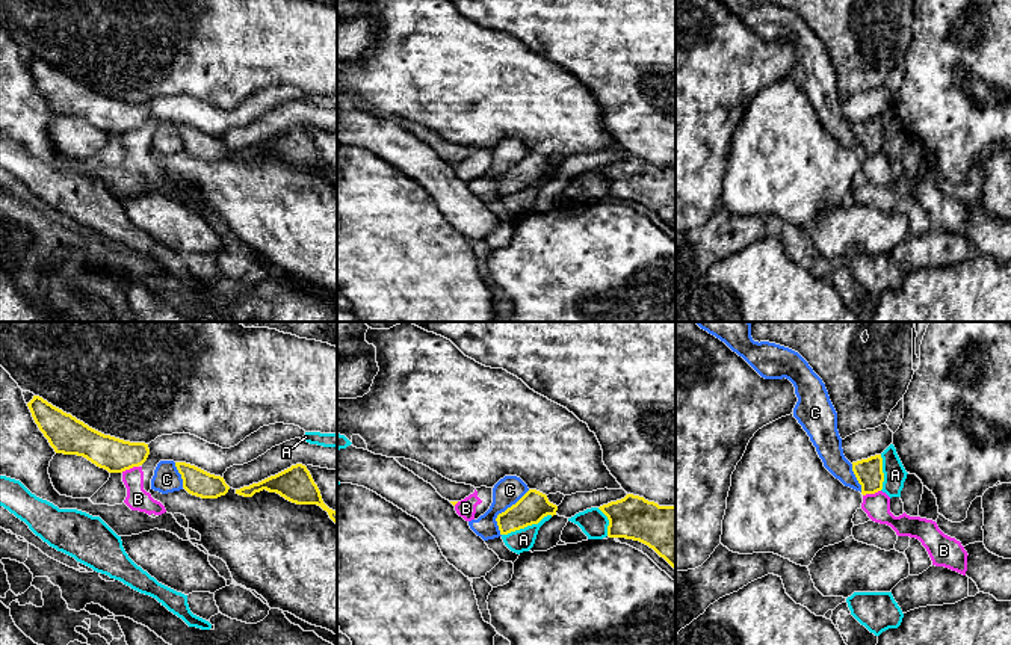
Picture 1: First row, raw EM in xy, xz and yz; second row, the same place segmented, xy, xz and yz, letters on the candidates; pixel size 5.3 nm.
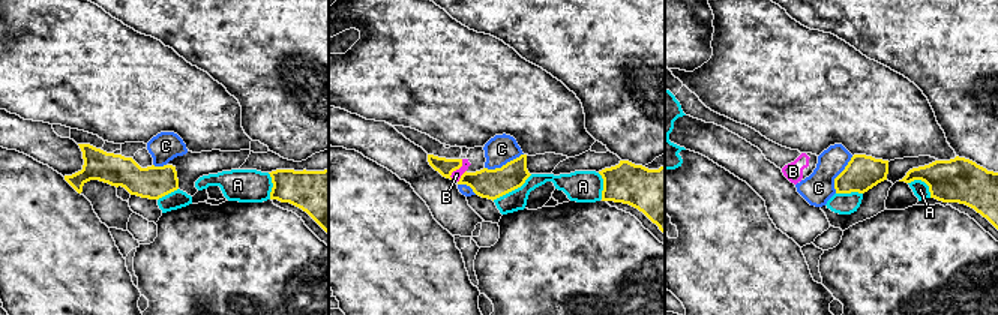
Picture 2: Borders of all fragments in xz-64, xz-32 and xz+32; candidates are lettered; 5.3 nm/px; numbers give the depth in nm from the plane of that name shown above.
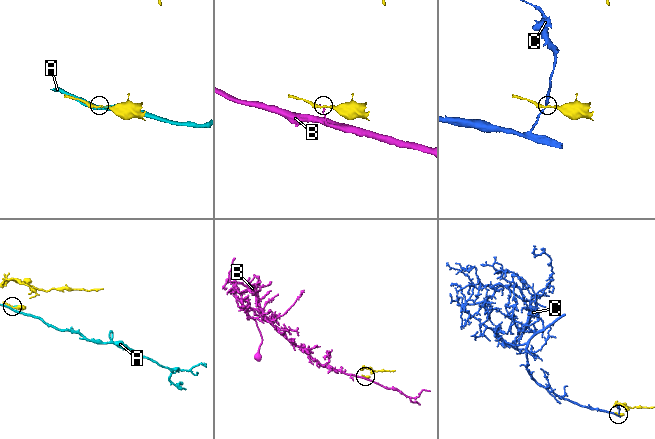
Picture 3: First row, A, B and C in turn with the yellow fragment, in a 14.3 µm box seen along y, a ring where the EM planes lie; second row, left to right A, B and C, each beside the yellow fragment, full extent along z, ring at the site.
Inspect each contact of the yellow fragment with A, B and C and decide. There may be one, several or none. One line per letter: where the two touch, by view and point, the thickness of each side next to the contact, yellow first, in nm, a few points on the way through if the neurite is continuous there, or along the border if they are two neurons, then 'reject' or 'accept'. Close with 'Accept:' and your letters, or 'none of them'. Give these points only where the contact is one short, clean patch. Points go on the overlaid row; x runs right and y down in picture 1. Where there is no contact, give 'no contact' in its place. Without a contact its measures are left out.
A: contact xz (526, 526); calibres 160 and 120 nm; reject
B: contact yz (871, 493); calibres 140 and 140 nm; reject
C: contact xz (505, 511); calibres 160 and 150 nm; border xz (529, 490), (497, 515), (496, 524), (500, 535); reject
Accept: none of them

